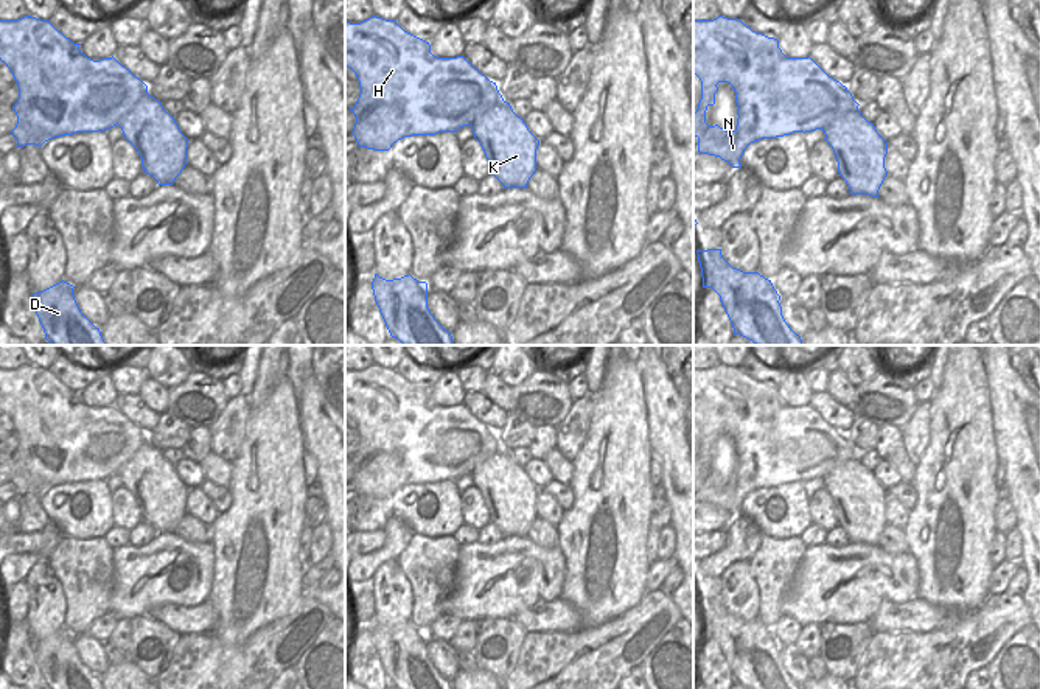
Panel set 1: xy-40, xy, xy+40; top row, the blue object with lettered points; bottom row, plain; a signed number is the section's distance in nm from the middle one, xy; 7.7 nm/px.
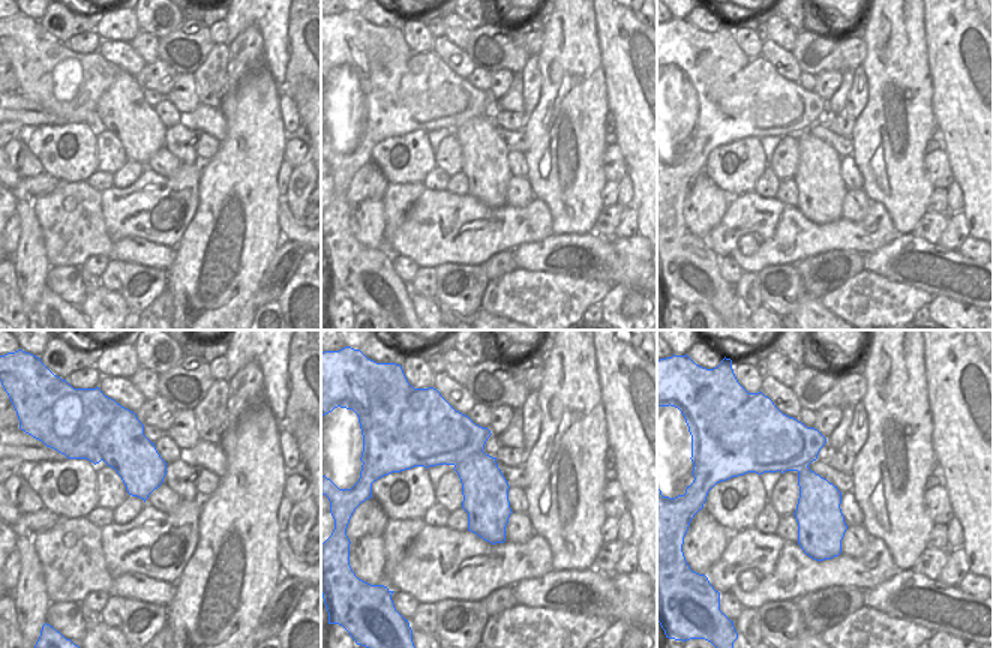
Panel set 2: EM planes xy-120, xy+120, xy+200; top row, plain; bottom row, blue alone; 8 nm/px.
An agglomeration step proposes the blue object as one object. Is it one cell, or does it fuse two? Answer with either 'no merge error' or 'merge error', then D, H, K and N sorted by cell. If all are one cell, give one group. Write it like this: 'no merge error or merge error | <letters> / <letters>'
merge error | D H N / K

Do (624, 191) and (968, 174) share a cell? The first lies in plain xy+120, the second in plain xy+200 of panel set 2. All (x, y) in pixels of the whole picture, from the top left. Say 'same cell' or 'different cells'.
different cells

